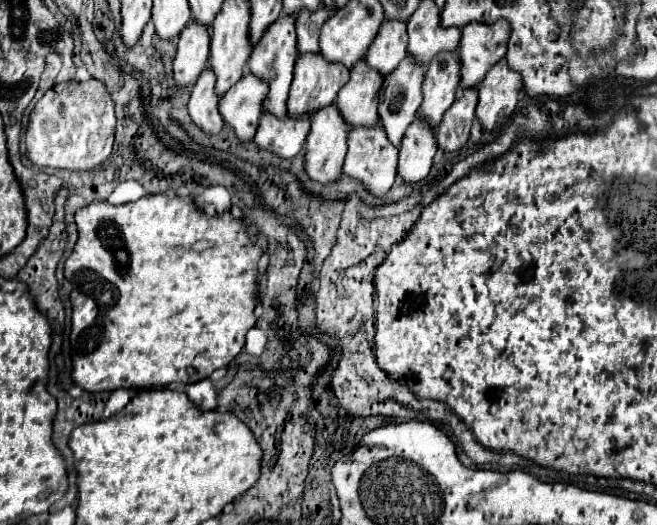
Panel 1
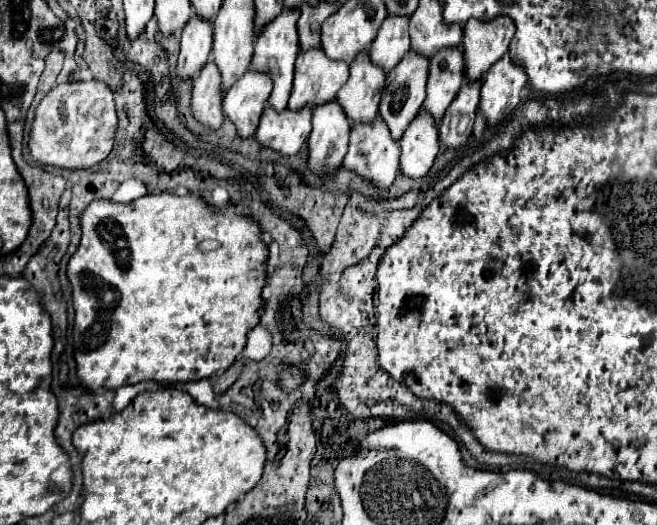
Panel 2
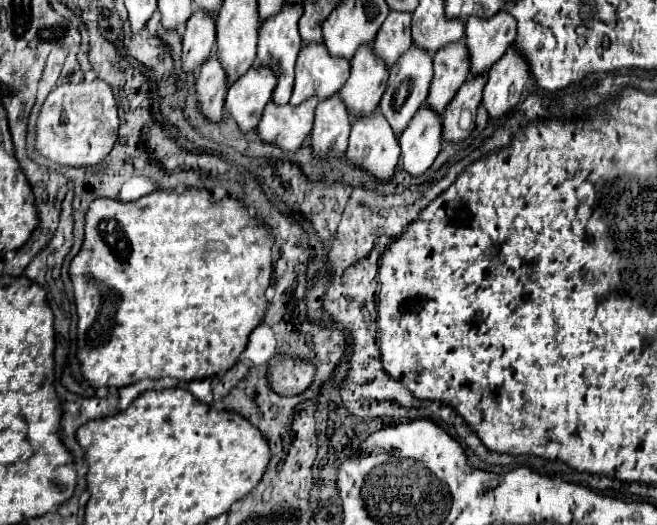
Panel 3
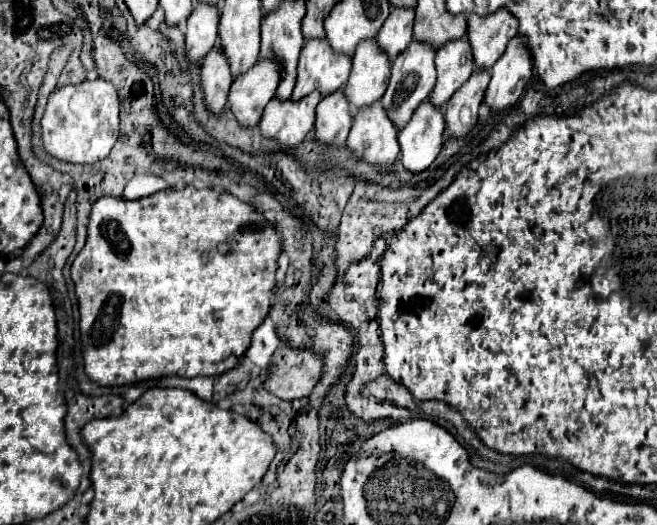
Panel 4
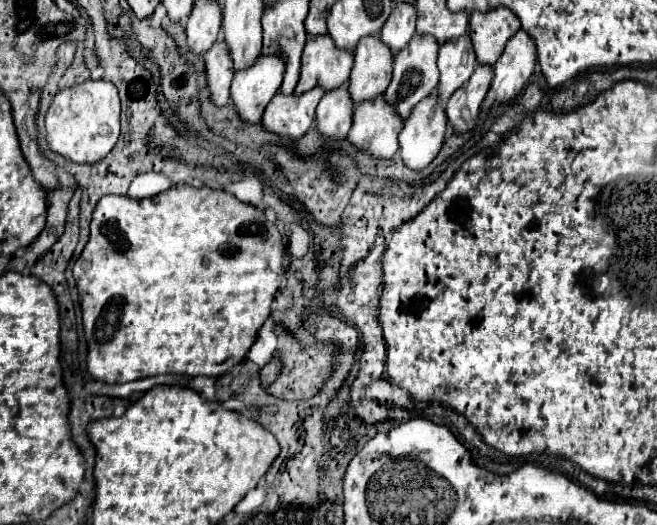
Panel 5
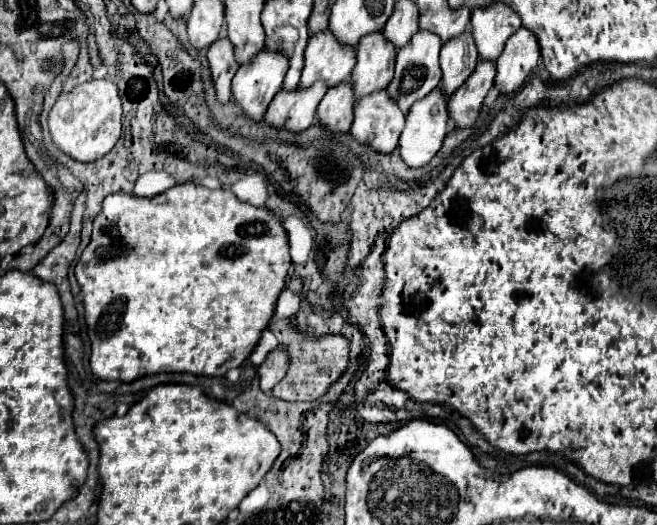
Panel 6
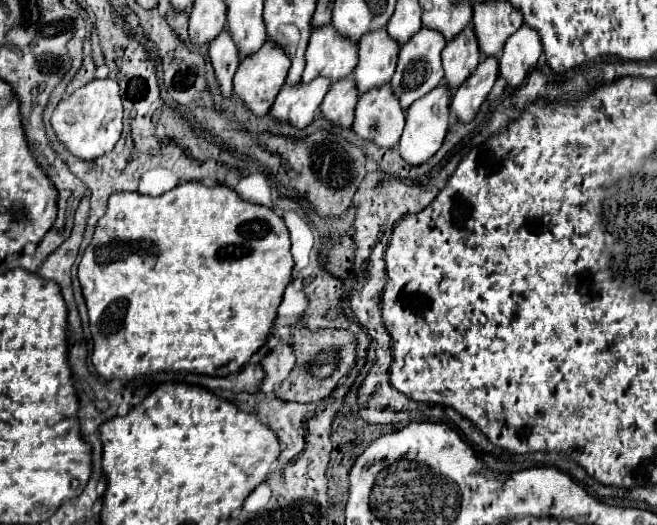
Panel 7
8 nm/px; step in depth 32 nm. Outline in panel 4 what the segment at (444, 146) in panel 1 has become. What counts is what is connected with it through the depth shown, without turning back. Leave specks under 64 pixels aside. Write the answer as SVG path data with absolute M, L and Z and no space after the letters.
M476 70L470 80L466 80L466 84L456 92L456 96L448 100L444 108L444 120L450 138L464 138L476 126L478 106L482 104L488 80L488 70Z

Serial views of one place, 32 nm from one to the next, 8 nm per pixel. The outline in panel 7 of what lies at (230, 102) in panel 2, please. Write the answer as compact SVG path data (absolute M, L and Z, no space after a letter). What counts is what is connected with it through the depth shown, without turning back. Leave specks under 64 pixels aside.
M264 42L264 48L260 48L260 52L248 56L248 60L242 60L236 76L234 76L234 94L242 100L242 104L254 114L254 116L264 116L268 114L276 94L280 92L284 78L288 74L288 56L284 56L282 48L272 42Z

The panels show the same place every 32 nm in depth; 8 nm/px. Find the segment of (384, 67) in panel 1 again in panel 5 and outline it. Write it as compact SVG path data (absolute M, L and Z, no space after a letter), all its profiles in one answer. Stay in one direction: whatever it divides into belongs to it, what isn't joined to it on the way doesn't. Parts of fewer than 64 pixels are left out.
M394 4L392 16L388 16L384 28L380 30L380 40L390 48L392 54L398 54L414 36L414 26L416 8L412 4Z

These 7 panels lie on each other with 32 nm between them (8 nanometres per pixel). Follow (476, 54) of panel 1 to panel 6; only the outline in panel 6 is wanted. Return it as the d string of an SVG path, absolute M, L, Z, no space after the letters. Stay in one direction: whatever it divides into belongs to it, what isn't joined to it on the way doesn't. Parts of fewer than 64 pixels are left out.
M506 4L472 10L472 36L482 62L496 62L506 40L520 28L520 16Z

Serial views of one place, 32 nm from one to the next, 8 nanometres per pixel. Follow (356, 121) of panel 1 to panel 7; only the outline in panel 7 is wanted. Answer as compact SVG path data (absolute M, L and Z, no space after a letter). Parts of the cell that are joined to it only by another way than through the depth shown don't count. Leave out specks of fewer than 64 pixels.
M376 30L362 36L358 42L358 64L352 72L358 94L390 82L398 60L398 50L398 44L386 34L386 30Z

